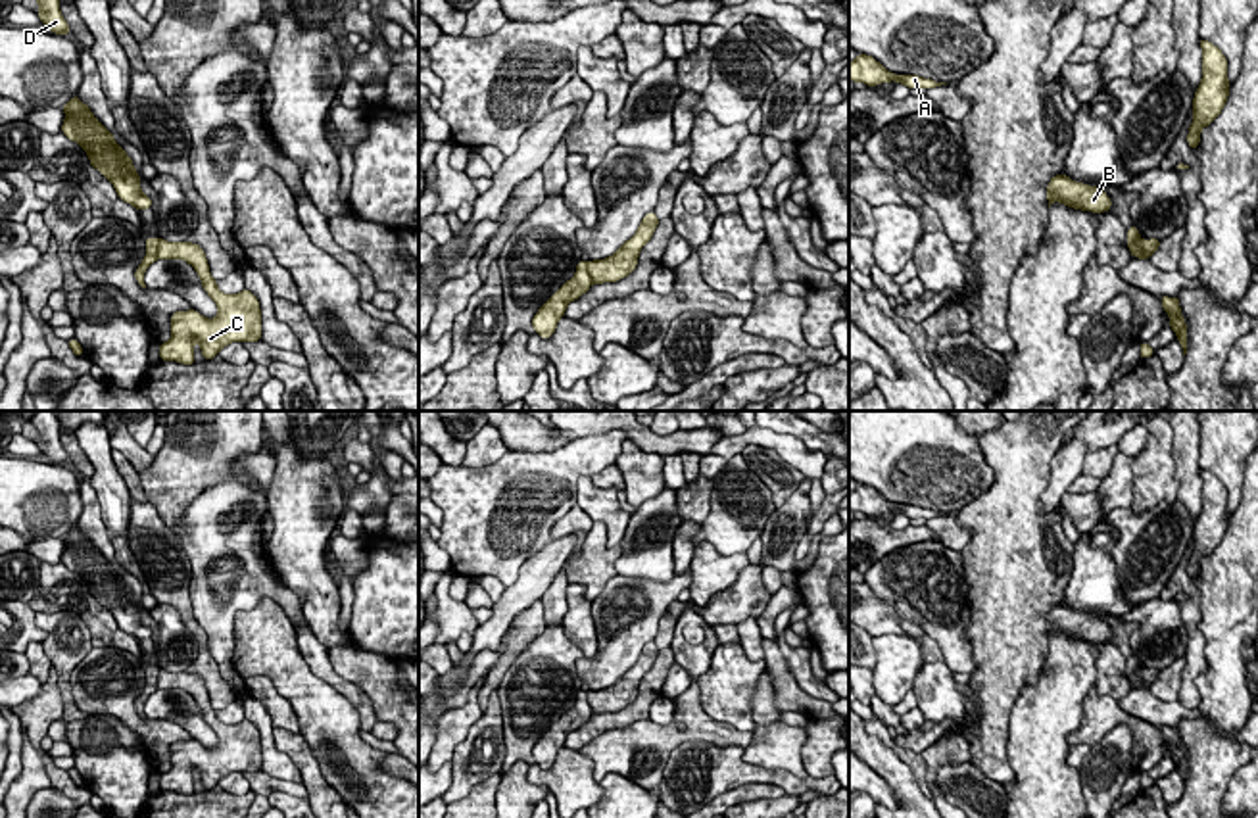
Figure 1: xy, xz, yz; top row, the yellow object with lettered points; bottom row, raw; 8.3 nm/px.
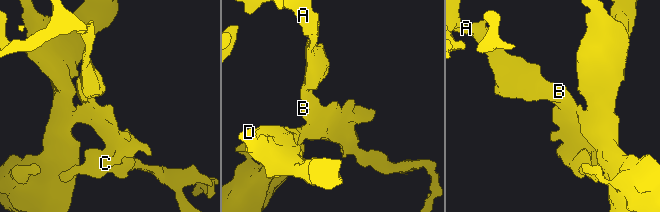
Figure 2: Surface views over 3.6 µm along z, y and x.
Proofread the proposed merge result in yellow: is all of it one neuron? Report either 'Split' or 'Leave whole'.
Split

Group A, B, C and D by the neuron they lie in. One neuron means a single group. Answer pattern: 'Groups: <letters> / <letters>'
Groups: A B C / D

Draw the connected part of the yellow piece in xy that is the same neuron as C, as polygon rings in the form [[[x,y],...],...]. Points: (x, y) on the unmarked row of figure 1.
[[[159,668],[157,689],[182,689],[194,697],[204,720],[217,735],[217,747],[206,749],[196,739],[177,741],[171,745],[171,770],[159,772],[159,789],[194,795],[194,772],[200,772],[204,789],[213,789],[232,772],[261,770],[261,739],[250,720],[225,724],[209,703],[202,676],[192,672],[167,672]]]

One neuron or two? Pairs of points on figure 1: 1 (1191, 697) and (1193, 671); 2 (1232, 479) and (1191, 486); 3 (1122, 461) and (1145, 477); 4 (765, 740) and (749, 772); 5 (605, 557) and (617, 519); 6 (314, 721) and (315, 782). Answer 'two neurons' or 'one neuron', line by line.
1: one neuron
2: two neurons
3: two neurons
4: two neurons
5: two neurons
6: two neurons

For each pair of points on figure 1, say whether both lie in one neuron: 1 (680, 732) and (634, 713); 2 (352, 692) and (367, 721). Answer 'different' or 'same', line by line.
1: different
2: same

